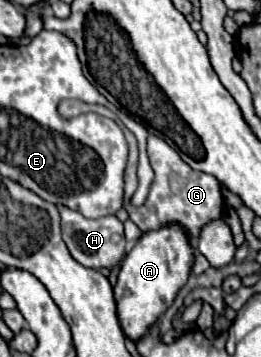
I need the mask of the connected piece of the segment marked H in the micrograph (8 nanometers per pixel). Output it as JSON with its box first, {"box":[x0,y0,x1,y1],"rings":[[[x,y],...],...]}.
{"box":[59,207,125,269],"rings":[[[59,207],[61,215],[61,233],[63,241],[75,261],[89,269],[101,269],[101,267],[115,267],[121,263],[125,255],[125,235],[123,235],[123,223],[115,215],[107,215],[101,219],[87,219],[79,211],[73,211],[69,207]]]}

